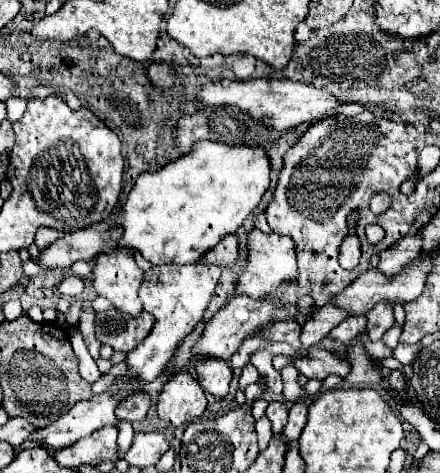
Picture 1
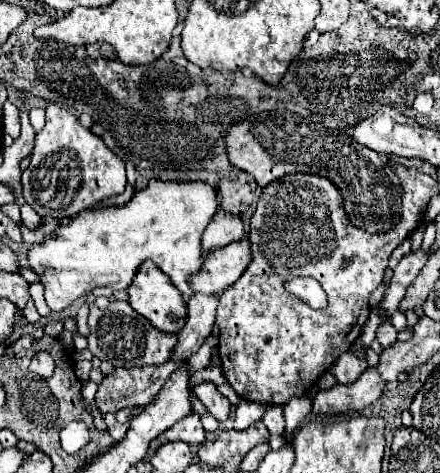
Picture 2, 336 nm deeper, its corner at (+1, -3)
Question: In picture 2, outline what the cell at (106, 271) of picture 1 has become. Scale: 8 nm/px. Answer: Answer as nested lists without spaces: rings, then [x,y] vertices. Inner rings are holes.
[[[143,261],[133,277],[133,283],[127,287],[127,295],[129,295],[129,305],[143,315],[145,319],[151,321],[151,325],[155,325],[159,331],[179,331],[185,323],[187,311],[183,305],[183,297],[177,291],[177,287],[171,283],[171,279],[167,279],[167,275],[163,275],[163,271],[159,271],[159,267],[155,267],[155,263],[151,261]]]

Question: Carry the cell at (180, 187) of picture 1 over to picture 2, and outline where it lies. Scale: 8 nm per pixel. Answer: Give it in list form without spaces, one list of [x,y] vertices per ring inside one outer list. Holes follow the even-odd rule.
[[[151,179],[149,185],[147,185],[145,189],[141,189],[139,193],[135,193],[133,199],[131,199],[127,205],[123,205],[123,207],[105,207],[105,209],[87,209],[87,211],[81,211],[77,217],[73,217],[73,221],[71,221],[69,225],[63,223],[63,225],[57,229],[57,235],[55,235],[55,237],[49,237],[49,239],[45,239],[45,243],[35,245],[35,247],[27,253],[27,259],[29,259],[31,267],[33,267],[33,271],[41,275],[41,283],[43,283],[43,287],[45,287],[45,301],[47,301],[47,305],[51,307],[51,311],[63,311],[69,303],[73,303],[73,301],[79,299],[81,295],[93,291],[95,287],[127,289],[129,283],[133,281],[133,275],[135,275],[137,267],[139,267],[145,259],[151,259],[151,261],[153,261],[153,263],[155,263],[163,273],[167,273],[167,275],[171,277],[173,285],[175,285],[175,287],[183,293],[183,297],[187,299],[187,297],[193,295],[193,291],[191,291],[191,287],[189,287],[189,277],[195,275],[195,273],[199,273],[199,271],[201,271],[201,265],[203,265],[203,257],[201,257],[201,235],[203,235],[203,229],[205,229],[207,223],[215,217],[217,211],[219,211],[219,197],[217,197],[217,191],[215,191],[209,183],[203,183],[203,181],[179,183],[179,181],[161,181],[161,179]]]

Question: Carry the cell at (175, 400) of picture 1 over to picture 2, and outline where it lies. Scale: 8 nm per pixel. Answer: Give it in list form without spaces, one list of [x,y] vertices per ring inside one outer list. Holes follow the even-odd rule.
[[[189,413],[187,417],[183,417],[171,429],[163,431],[163,435],[157,437],[157,445],[169,443],[169,441],[185,441],[185,443],[201,445],[205,441],[205,429],[201,425],[201,415]]]

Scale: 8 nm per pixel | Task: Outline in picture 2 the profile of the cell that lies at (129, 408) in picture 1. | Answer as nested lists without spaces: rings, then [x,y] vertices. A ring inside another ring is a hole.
[[[103,415],[103,421],[107,423],[107,429],[115,441],[121,441],[129,429],[129,423],[119,423],[115,415]]]

